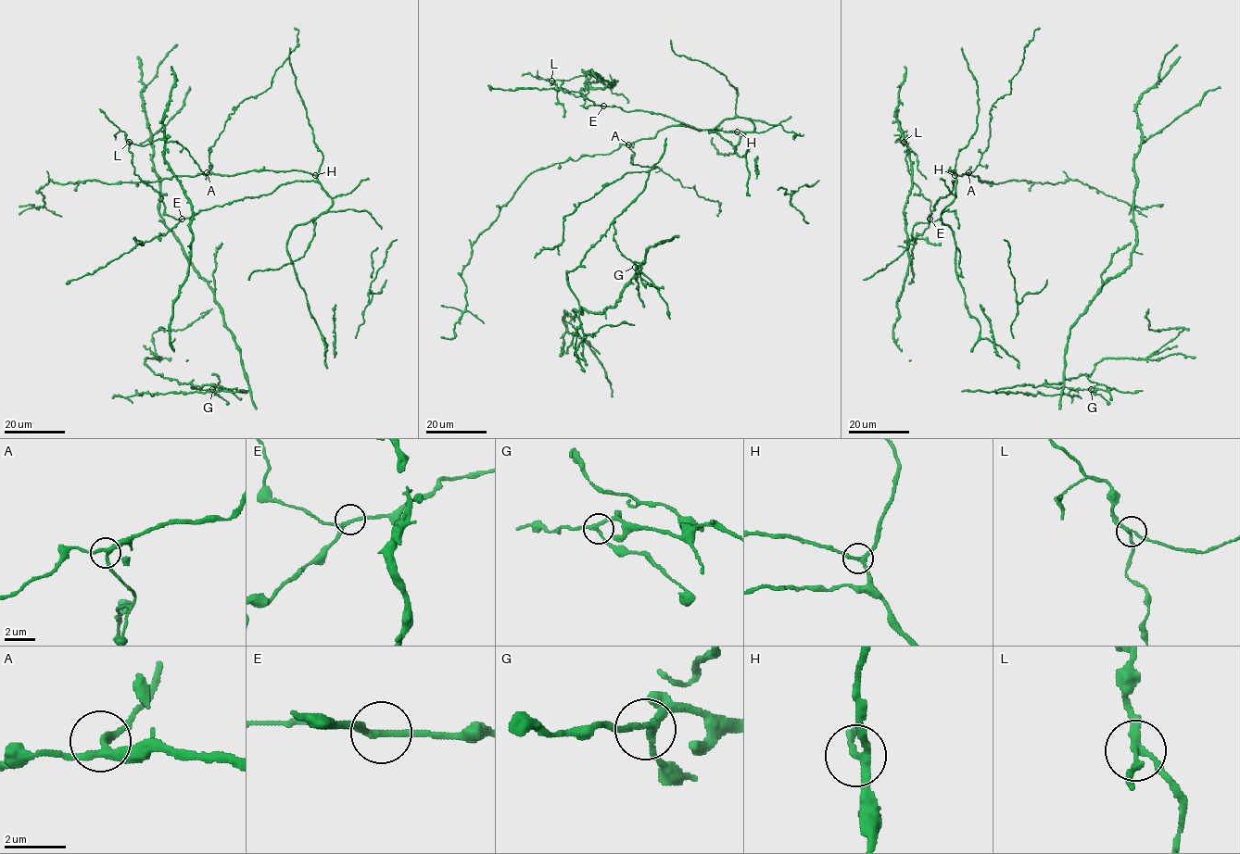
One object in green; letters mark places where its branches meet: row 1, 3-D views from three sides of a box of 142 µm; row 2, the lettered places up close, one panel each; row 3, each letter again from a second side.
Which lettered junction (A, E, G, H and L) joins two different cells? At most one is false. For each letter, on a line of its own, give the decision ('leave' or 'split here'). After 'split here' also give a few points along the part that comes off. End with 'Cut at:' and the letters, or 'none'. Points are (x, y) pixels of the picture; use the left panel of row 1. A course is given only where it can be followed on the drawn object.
A: leave
E: leave
G: leave
H: leave
L: split here; course (130, 141), (138, 145), (146, 145), (158, 139), (177, 141), (190, 155), (205, 179)
Cut at: L

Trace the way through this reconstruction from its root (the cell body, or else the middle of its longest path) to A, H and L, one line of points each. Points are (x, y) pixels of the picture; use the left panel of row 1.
A: (206, 209), (266, 194), (281, 184), (316, 180), (314, 175), (300, 170), (249, 170), (234, 175), (207, 172)
H: (206, 209), (266, 194), (281, 184), (292, 182), (316, 181), (315, 175)
L: (206, 209), (180, 219), (168, 215), (160, 201), (162, 194), (133, 173), (132, 154), (128, 150), (130, 141)

